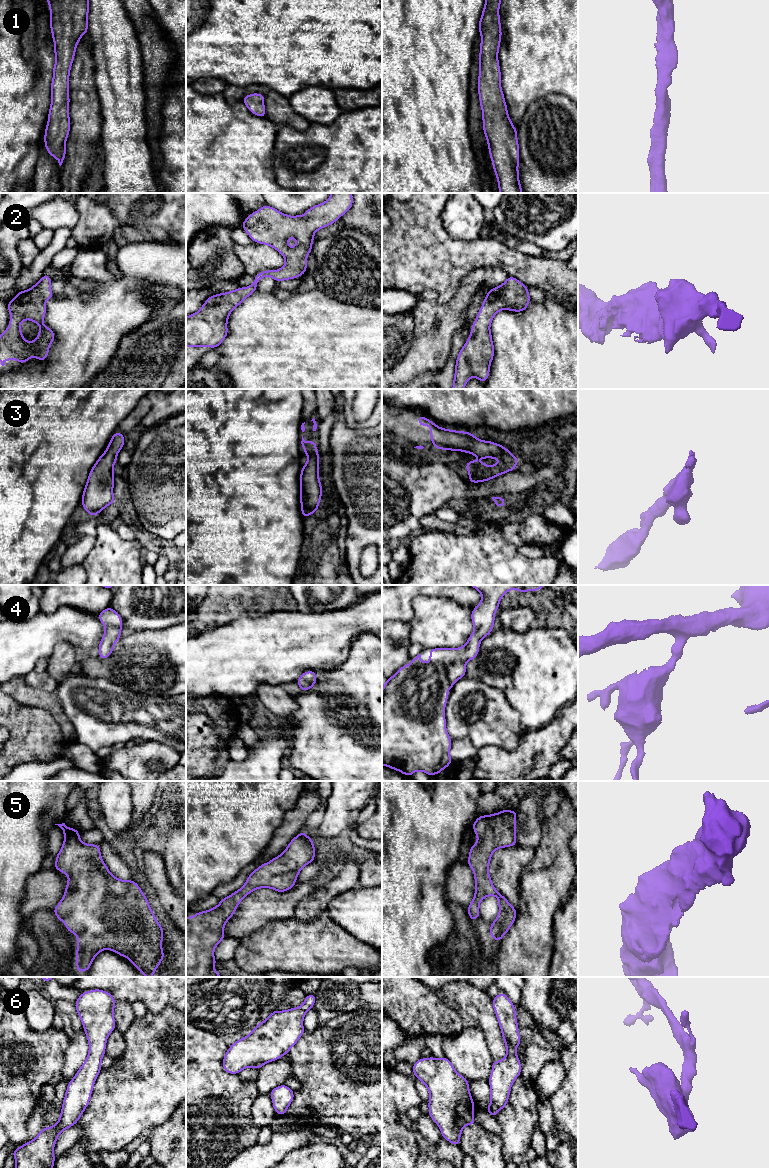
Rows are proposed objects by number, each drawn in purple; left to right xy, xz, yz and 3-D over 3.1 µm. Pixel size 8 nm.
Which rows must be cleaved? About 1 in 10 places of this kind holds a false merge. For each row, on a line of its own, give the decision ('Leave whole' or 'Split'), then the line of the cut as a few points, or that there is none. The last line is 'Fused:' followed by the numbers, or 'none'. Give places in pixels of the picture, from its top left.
1: Leave whole. No split
2: Leave whole. No split
3: Leave whole. No split
4: Leave whole. No split
5: Leave whole. No split
6: Leave whole. No split
Fused: none

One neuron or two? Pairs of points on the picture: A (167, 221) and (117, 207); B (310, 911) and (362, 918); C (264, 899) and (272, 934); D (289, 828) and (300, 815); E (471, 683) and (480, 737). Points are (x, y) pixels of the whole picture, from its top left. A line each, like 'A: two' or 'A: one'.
A: one
B: two
C: two
D: one
E: one

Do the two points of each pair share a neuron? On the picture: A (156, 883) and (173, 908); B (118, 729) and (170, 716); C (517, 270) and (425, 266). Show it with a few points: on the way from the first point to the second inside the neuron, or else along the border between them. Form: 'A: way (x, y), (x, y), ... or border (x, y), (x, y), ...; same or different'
A: way (162, 889), (171, 902); same
B: way (131, 731), (155, 731), (157, 729); same
C: way (494, 258), (456, 258), (448, 260); same

